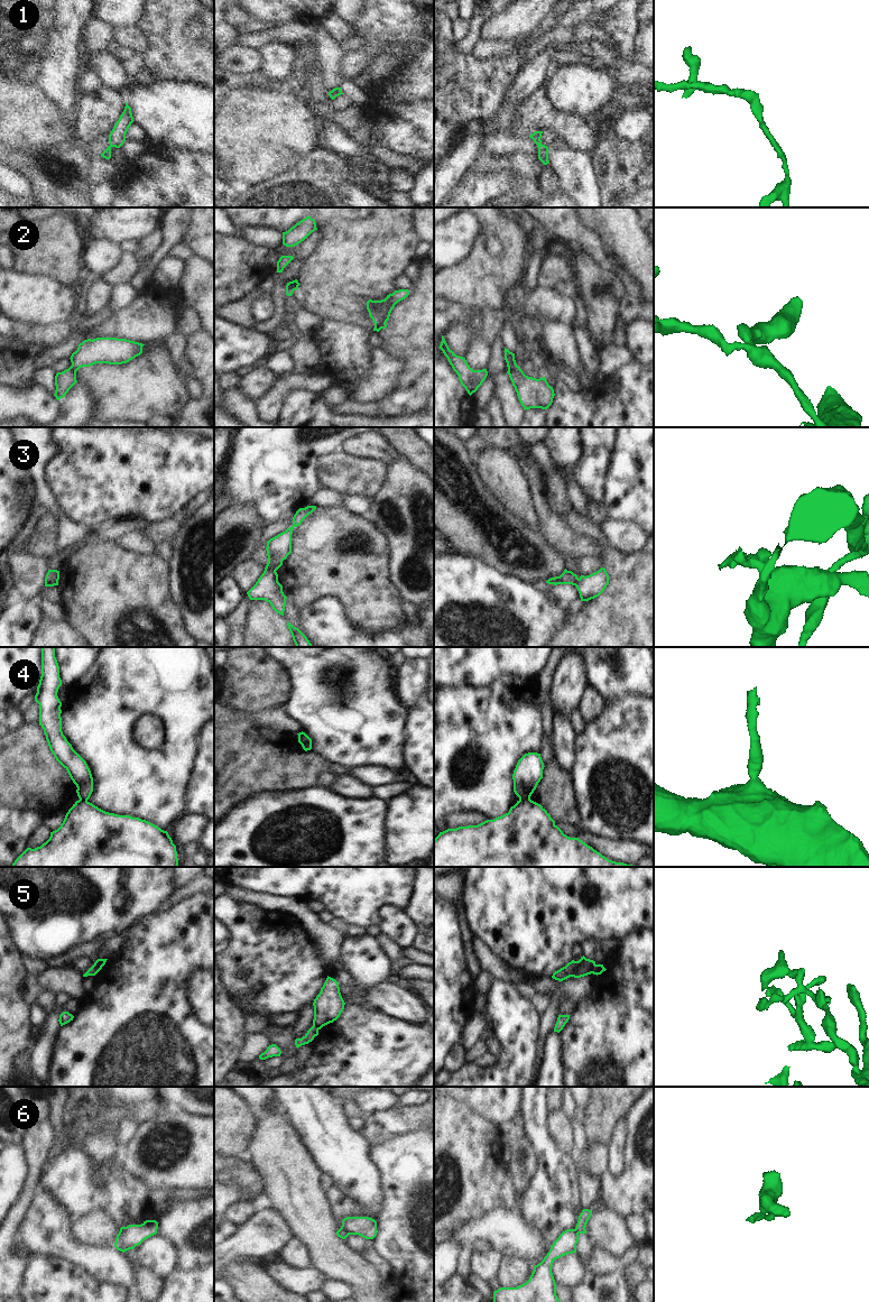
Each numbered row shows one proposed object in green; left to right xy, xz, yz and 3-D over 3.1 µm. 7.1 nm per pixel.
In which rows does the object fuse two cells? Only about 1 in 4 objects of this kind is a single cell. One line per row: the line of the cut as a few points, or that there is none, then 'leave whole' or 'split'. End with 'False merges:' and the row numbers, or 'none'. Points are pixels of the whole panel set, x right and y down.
1: no cut | leave whole
2: yz (517, 366), (508, 370) | split
3: xz (265, 568), (275, 571) | split
4: yz (519, 799), (529, 800) | split
5: yz (594, 963), (592, 972) | split
6: xz (341, 1227), (348, 1235) | split
False merges: 2, 3, 4, 5, 6

